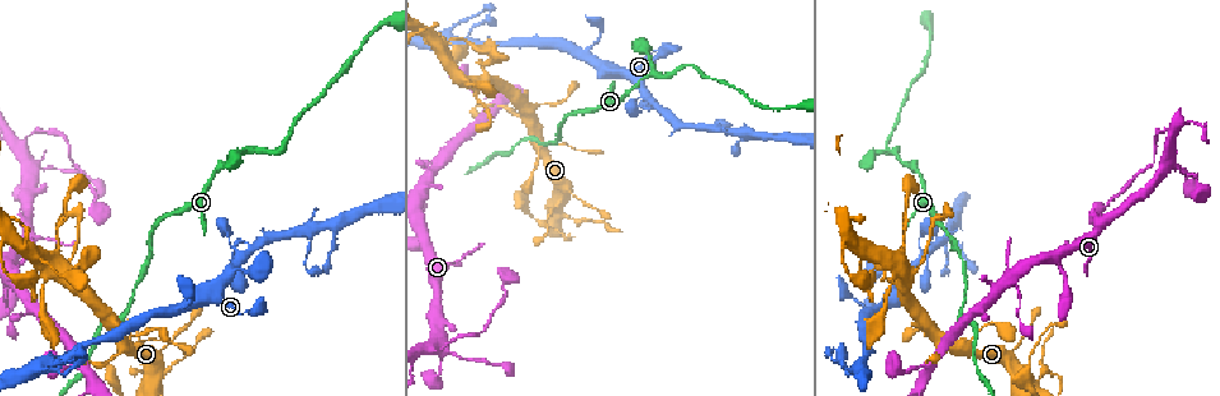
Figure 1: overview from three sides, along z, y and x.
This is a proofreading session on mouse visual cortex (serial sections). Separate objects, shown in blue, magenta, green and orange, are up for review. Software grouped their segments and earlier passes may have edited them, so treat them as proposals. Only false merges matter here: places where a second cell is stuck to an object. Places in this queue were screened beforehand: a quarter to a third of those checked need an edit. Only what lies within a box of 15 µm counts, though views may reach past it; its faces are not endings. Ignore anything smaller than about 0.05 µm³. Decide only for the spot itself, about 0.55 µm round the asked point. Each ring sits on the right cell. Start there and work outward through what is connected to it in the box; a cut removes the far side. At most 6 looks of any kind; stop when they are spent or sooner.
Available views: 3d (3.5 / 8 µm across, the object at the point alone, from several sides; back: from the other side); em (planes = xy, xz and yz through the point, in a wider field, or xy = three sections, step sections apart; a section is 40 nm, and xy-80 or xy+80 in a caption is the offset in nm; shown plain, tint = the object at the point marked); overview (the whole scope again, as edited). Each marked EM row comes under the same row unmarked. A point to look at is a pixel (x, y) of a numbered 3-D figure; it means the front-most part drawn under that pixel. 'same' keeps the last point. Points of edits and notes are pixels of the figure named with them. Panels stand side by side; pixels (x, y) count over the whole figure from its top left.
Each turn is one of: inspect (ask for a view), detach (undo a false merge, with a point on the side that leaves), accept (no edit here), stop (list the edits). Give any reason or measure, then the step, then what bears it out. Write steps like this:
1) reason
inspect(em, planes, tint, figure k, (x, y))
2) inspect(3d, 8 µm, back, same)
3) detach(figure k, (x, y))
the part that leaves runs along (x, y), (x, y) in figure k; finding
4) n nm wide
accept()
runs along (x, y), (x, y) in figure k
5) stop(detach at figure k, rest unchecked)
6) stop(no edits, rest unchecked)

abrupt turn
inspect(3d, 3.5 µm, figure 1, (659, 109))

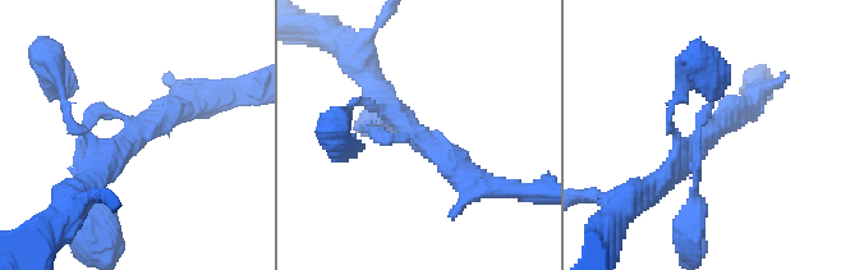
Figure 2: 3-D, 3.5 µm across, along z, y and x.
inspect(em, xy, step 3, tint, figure 2, (420, 138))

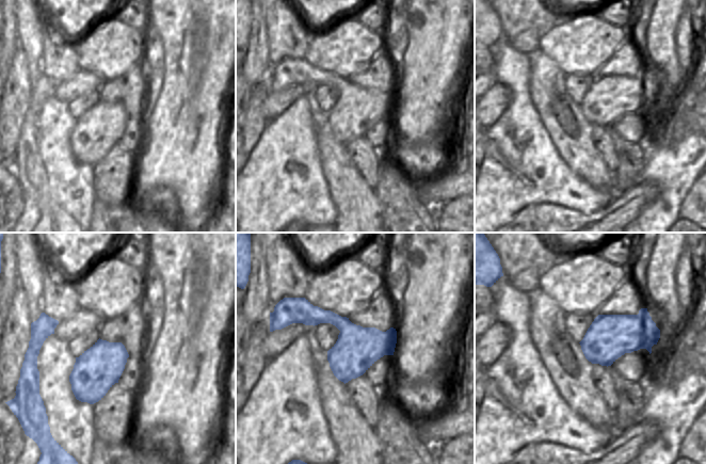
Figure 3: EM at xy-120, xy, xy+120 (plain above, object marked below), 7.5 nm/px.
cut it another way
inspect(em, planes, tint, same)

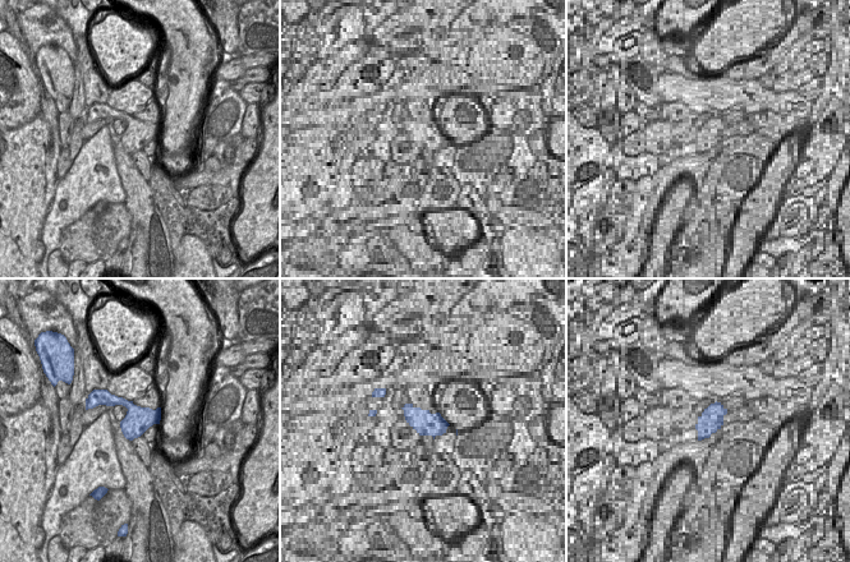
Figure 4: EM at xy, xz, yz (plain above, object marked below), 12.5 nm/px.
arms of 150, 300, 350 nm
accept()
runs along (375, 86), (394, 115), (485, 187) in figure 2; one cell here

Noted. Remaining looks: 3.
four or more arms meet
inspect(3d, 3.5 µm, figure 1, (57, 267))

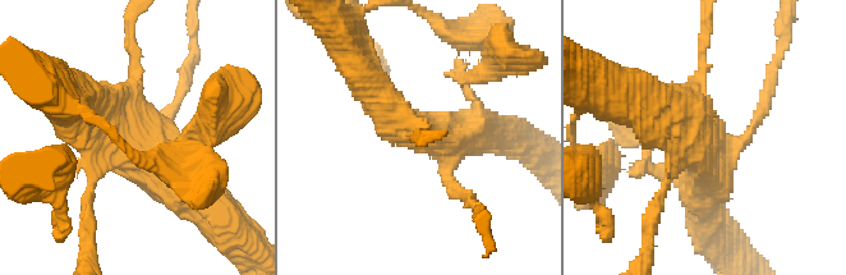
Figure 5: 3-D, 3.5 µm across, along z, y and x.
inspect(em, xy, step 2, tint, figure 5, (703, 142))

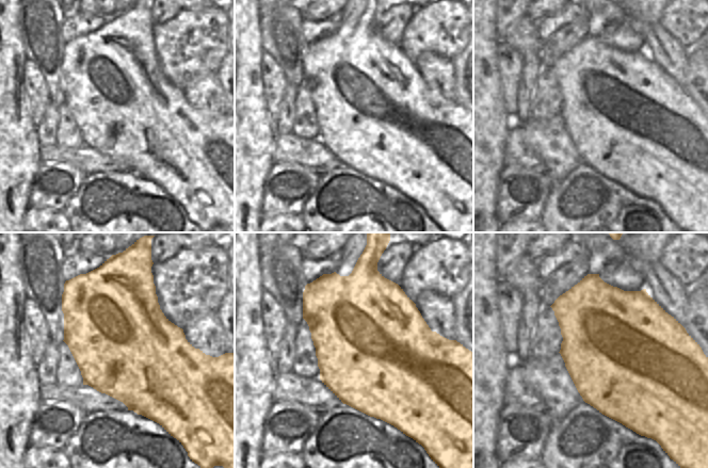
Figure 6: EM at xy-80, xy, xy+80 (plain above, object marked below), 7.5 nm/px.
accept()
runs along (199, 195), (82, 100) in figure 5; continuous, no second cell

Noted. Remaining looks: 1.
stop(no edits, rest unchecked)

